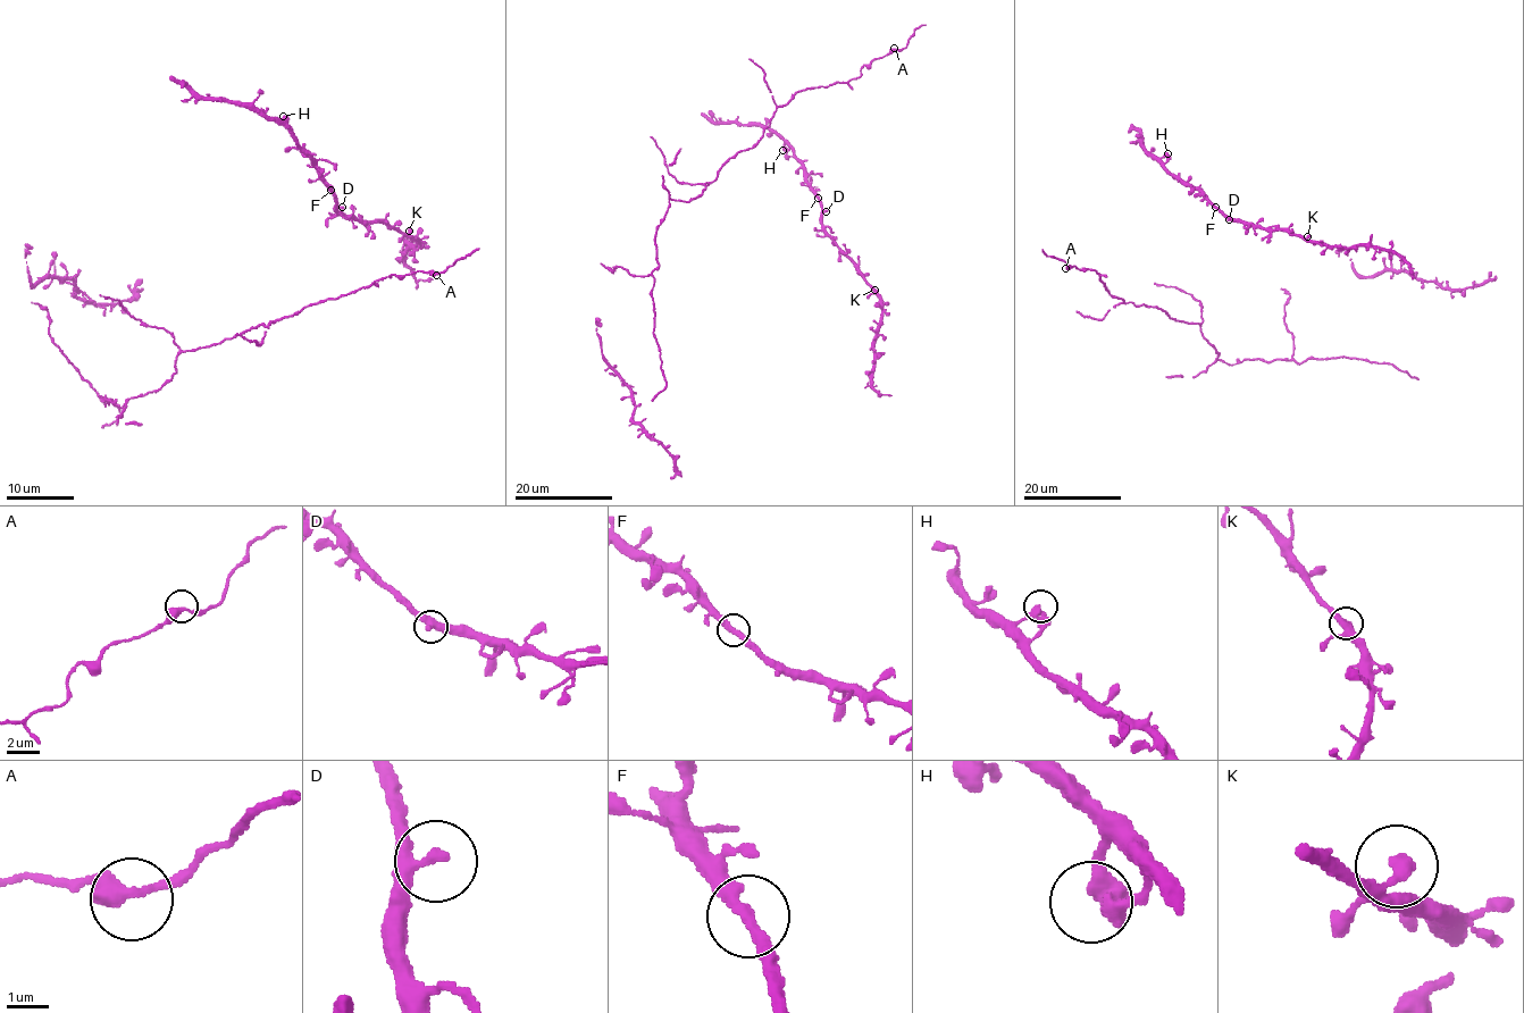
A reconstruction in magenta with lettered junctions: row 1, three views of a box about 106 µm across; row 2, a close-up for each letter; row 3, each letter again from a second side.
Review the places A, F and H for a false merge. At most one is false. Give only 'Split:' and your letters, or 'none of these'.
Split: none of these

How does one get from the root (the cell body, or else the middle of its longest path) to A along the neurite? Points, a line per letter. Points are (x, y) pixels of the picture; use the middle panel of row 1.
A: (743, 151), (758, 142), (776, 109), (796, 92), (847, 83), (860, 75), (863, 65), (894, 48)

